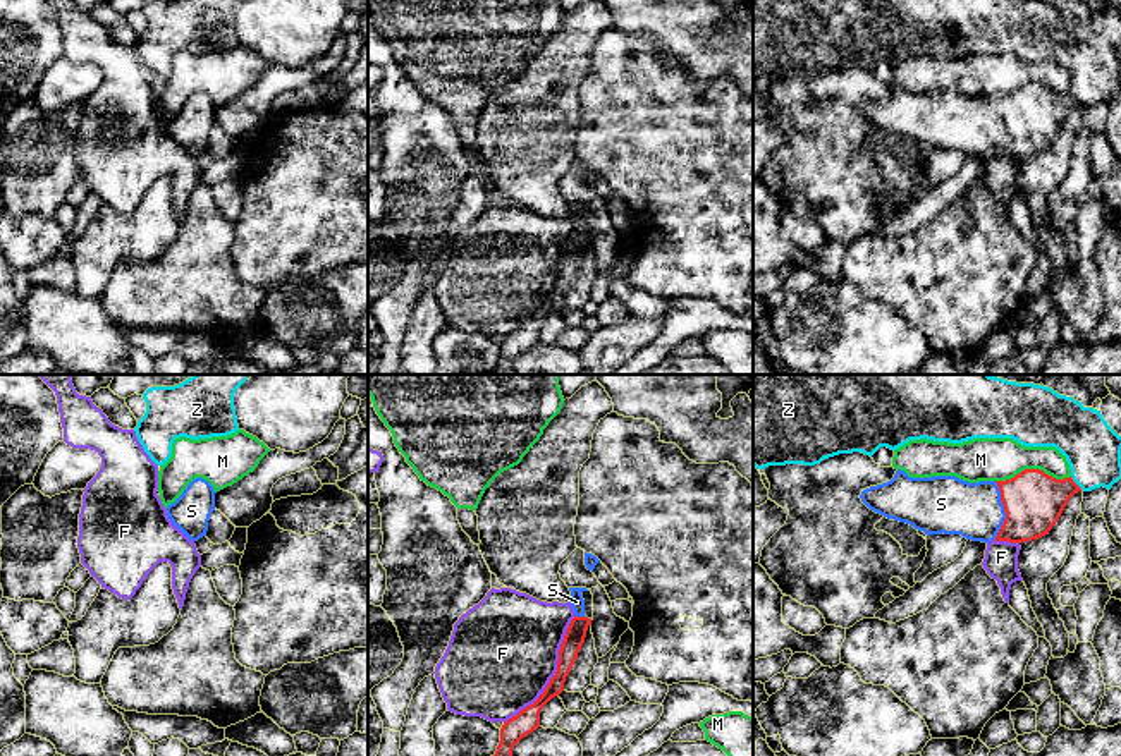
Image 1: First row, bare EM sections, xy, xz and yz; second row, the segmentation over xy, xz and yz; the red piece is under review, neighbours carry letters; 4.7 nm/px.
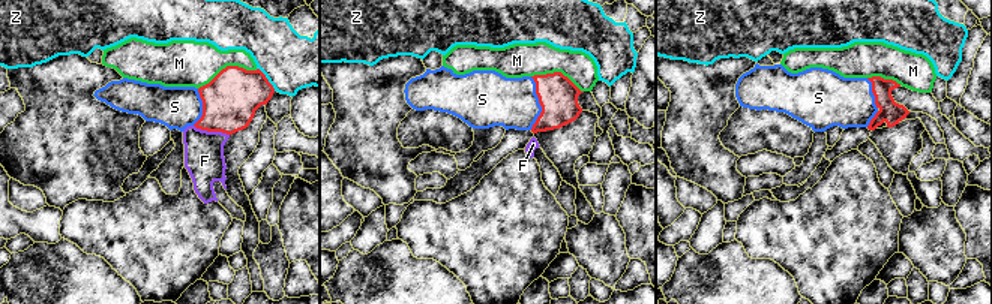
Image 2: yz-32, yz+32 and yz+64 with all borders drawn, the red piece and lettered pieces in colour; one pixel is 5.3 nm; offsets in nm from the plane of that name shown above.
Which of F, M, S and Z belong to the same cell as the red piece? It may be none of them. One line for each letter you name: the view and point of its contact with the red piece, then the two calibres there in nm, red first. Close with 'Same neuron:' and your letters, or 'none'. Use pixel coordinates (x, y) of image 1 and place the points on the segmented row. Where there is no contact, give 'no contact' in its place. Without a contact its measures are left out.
S: meets red in yz at (1004, 511); 280 nm thick on the red side, 260 nm on the other
Same neuron: S

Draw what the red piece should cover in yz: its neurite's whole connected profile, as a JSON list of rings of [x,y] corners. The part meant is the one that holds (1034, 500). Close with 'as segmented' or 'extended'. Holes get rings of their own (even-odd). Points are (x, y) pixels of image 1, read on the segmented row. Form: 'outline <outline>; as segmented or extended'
outline [[[897,469],[887,483],[861,491],[861,502],[873,512],[906,522],[930,534],[961,534],[971,541],[1025,543],[1049,534],[1069,498],[1081,491],[1073,478],[1056,479],[1040,469],[1025,469],[1006,481],[968,483],[956,476],[910,478]]]; extended

